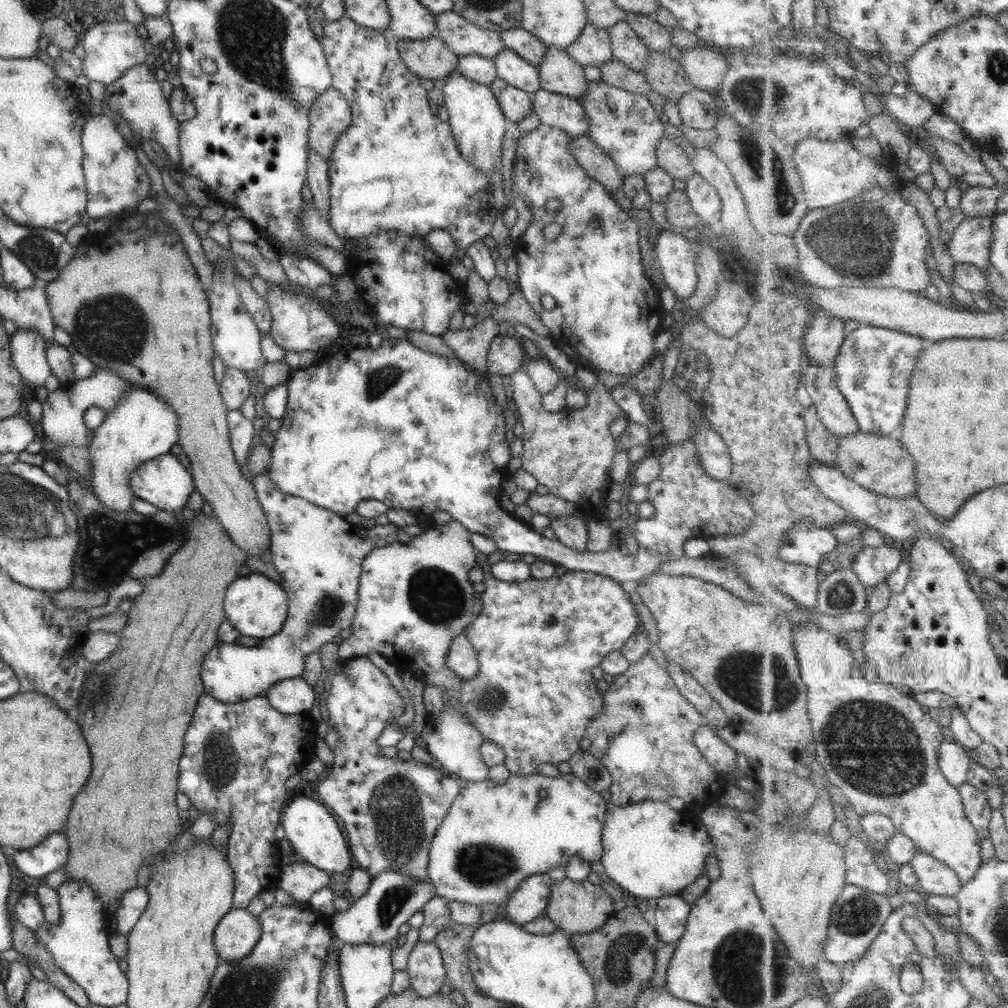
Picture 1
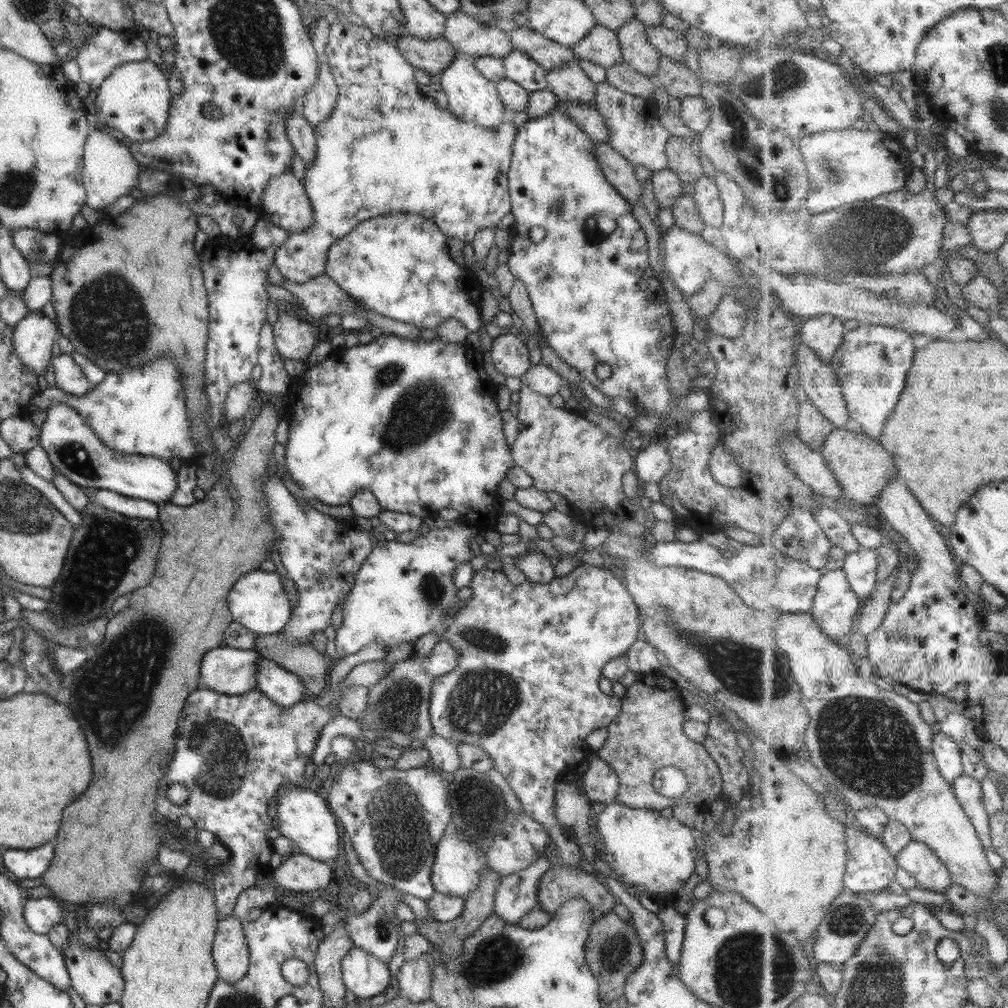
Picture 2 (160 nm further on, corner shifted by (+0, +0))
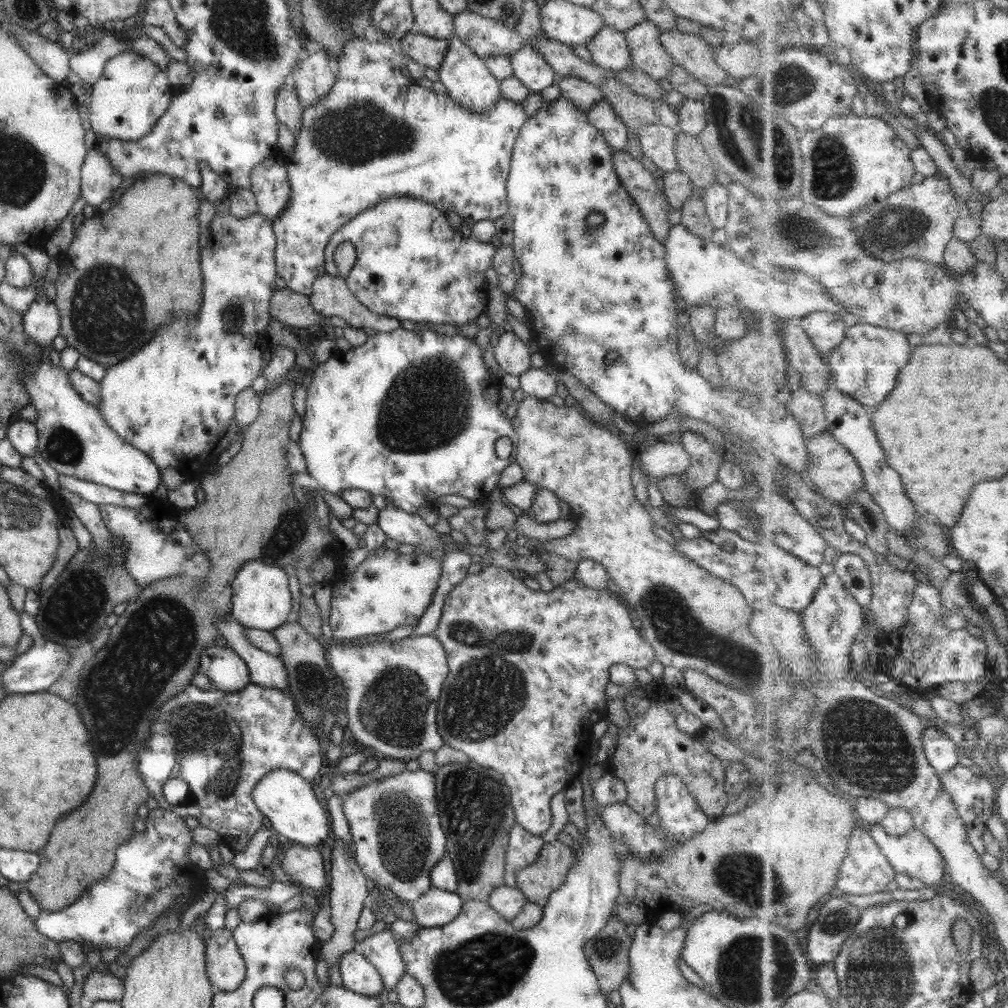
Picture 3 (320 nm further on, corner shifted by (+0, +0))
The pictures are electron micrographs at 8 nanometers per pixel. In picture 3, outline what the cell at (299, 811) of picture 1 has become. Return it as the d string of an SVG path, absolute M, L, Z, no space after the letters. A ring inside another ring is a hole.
M284 768L270 770L251 789L251 798L257 810L269 821L270 827L280 838L290 844L317 846L329 832L329 820L311 789L311 783L296 772Z

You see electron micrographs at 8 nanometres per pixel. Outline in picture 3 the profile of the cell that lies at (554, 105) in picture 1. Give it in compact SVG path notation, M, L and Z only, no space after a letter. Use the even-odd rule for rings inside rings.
M605 100L597 102L587 110L588 121L612 149L621 151L626 144L626 126L613 112L610 104Z

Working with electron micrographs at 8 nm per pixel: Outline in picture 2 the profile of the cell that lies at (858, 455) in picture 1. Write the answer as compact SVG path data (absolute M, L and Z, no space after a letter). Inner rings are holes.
M845 427L836 428L828 434L821 453L829 464L829 469L837 477L839 485L843 487L845 499L855 501L861 506L874 507L879 504L883 488L900 474L895 457L880 443L879 439L874 439L864 431L854 433L846 430Z

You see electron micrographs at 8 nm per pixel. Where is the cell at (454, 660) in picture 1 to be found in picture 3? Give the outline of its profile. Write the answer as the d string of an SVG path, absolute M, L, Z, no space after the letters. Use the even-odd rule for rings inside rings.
M433 634L408 636L392 642L384 642L379 638L349 644L333 641L328 648L326 661L335 679L344 688L346 726L363 750L377 757L406 762L417 759L422 752L434 752L442 746L436 729L436 706L448 673L446 660L445 651Z

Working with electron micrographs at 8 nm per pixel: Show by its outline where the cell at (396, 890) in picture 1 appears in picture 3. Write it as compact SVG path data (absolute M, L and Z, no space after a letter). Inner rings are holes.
M385 929L365 937L356 949L377 970L383 988L387 991L394 991L395 985L405 974L398 942L399 938L389 929Z

